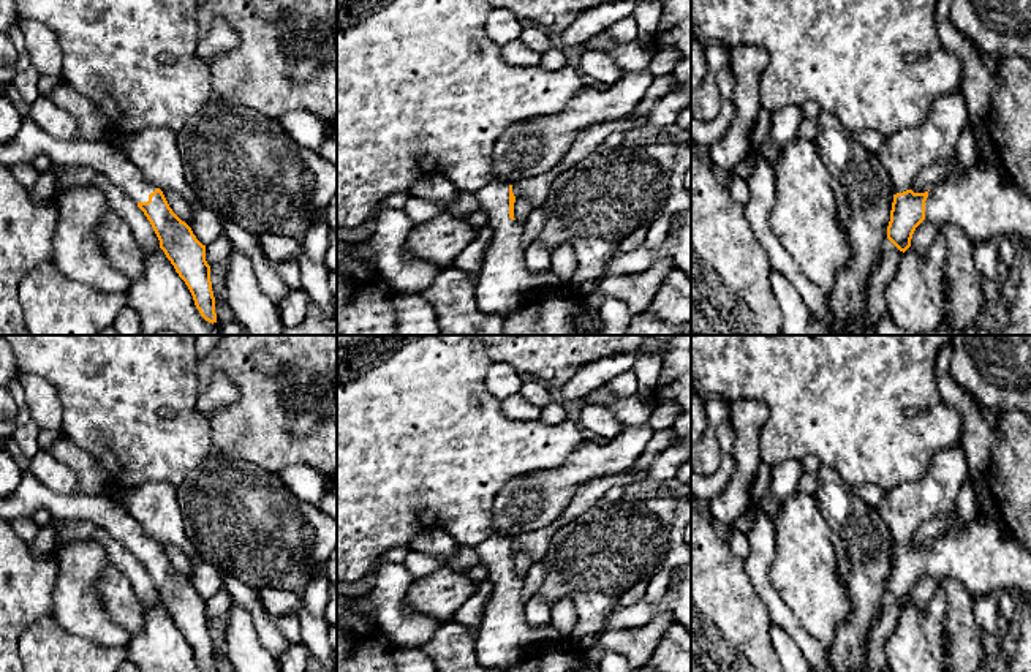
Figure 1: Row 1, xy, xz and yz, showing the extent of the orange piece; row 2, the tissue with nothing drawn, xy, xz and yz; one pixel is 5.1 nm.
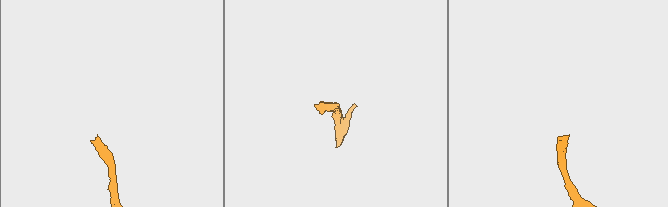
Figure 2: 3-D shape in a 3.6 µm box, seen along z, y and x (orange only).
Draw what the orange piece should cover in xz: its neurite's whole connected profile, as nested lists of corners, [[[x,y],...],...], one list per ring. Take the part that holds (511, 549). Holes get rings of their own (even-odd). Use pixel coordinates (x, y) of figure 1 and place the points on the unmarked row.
[[[492,533],[474,550],[493,587],[482,621],[474,629],[476,658],[481,666],[508,672],[530,658],[536,647],[568,639],[552,625],[528,623],[523,577],[514,572],[512,539]]]

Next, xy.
[[[30,471],[9,496],[0,496],[0,517],[13,522],[46,509],[54,520],[89,520],[119,541],[150,576],[160,602],[188,640],[202,672],[217,672],[210,620],[191,582],[169,561],[163,546],[108,495],[63,495],[43,485]]]

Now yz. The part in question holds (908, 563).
[[[991,503],[984,515],[976,515],[963,528],[947,530],[925,547],[906,544],[893,549],[887,593],[904,607],[923,574],[935,577],[939,585],[944,579],[952,579],[972,598],[1001,591],[1031,593],[1031,552],[1007,530]]]

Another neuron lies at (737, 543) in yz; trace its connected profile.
[[[732,527],[724,530],[724,533],[726,547],[729,549],[729,552],[740,561],[746,563],[751,552],[748,536]]]

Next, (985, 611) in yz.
[[[982,595],[974,598],[972,613],[984,634],[998,632],[998,618],[1001,617],[998,610],[998,595]]]

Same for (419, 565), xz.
[[[459,547],[457,553],[451,560],[440,560],[436,557],[425,555],[416,550],[410,550],[410,553],[403,560],[403,566],[410,572],[411,579],[422,579],[441,568],[468,571],[478,564],[479,557],[476,550],[468,547]]]

